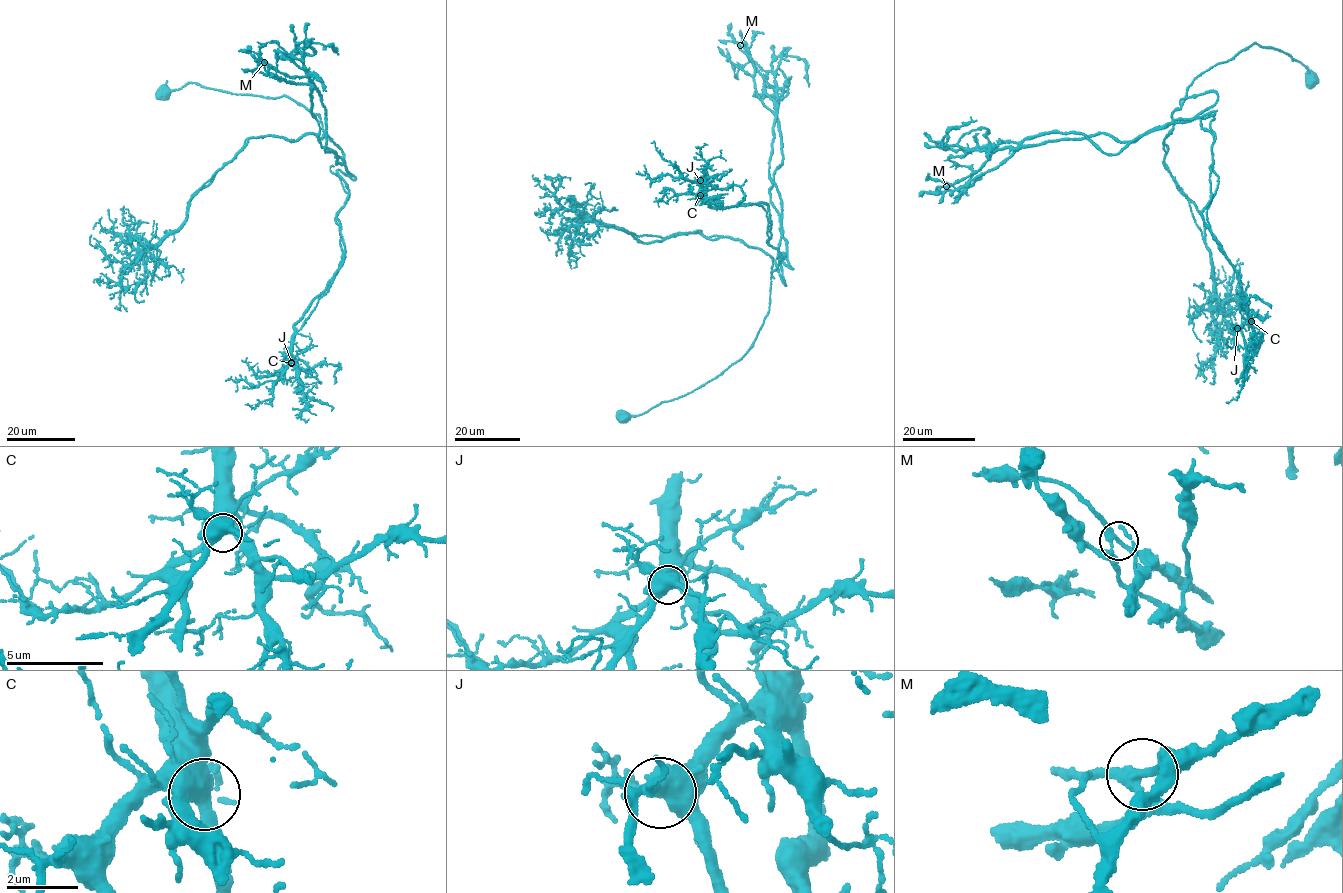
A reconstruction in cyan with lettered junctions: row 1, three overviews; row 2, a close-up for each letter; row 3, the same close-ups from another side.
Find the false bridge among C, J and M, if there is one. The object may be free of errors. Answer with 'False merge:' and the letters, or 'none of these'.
False merge: M

